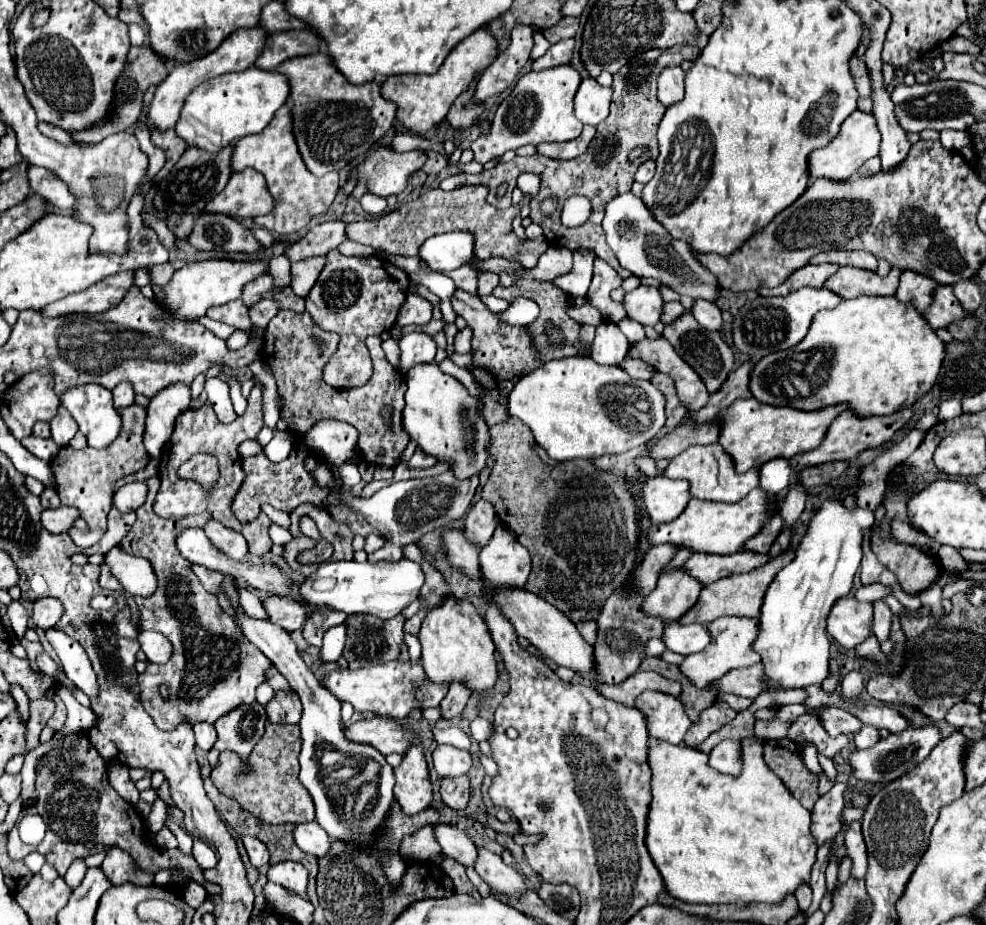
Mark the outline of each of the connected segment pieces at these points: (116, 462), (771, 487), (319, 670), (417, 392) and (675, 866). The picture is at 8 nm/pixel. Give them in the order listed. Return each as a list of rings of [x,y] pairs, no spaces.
[[[130,405],[130,407],[126,407],[126,409],[118,409],[118,415],[122,417],[122,429],[120,429],[116,441],[110,443],[110,447],[106,447],[106,449],[92,449],[92,447],[88,447],[88,449],[76,451],[76,449],[72,449],[72,447],[68,445],[68,447],[62,447],[62,449],[58,451],[58,455],[54,457],[54,461],[50,461],[50,467],[52,467],[52,473],[54,473],[54,481],[56,481],[56,493],[58,493],[60,501],[62,501],[64,505],[68,505],[68,507],[78,509],[78,511],[80,511],[80,517],[82,517],[82,519],[86,521],[86,525],[88,525],[86,531],[75,530],[74,533],[71,533],[74,528],[69,530],[69,534],[72,539],[74,539],[74,543],[76,543],[78,547],[84,547],[84,549],[86,549],[86,547],[92,547],[94,543],[98,543],[98,541],[102,539],[104,531],[106,531],[106,517],[108,517],[108,511],[110,511],[110,507],[112,507],[112,489],[114,489],[114,483],[116,483],[118,479],[126,477],[126,475],[132,475],[132,473],[144,469],[144,467],[148,465],[148,461],[150,461],[150,459],[148,459],[148,453],[146,453],[146,449],[144,449],[144,445],[142,445],[146,409],[142,409],[142,407],[138,407],[138,405]]]
[[[776,457],[774,461],[762,465],[760,469],[760,487],[770,495],[778,495],[780,491],[784,491],[790,485],[790,479],[792,479],[790,461],[786,461],[784,457]]]
[[[311,646],[309,647],[309,655],[307,652],[299,653],[318,680],[322,680],[326,674],[339,668],[337,662],[323,665],[319,660],[320,650],[319,647]]]
[[[436,363],[416,365],[406,373],[406,383],[408,391],[402,423],[410,433],[410,439],[414,439],[422,451],[438,457],[438,461],[450,463],[458,479],[468,479],[480,473],[488,459],[486,445],[490,437],[486,421],[476,415],[478,401],[470,397],[466,387],[452,375],[442,373]]]
[[[648,735],[648,765],[652,769],[652,801],[646,817],[646,849],[660,871],[666,891],[672,893],[674,899],[680,899],[684,903],[738,903],[746,905],[750,901],[766,901],[766,903],[778,903],[784,895],[794,893],[796,887],[802,881],[810,881],[810,869],[816,861],[816,845],[810,835],[810,811],[804,809],[796,797],[790,795],[788,789],[784,789],[782,781],[764,765],[762,759],[762,741],[756,737],[744,739],[744,751],[742,751],[742,771],[738,775],[724,775],[718,773],[708,765],[708,755],[690,749],[686,745],[670,745],[668,741],[658,741],[656,737]]]

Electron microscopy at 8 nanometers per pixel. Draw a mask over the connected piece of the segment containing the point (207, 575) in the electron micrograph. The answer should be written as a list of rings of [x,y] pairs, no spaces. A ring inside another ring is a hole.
[[[196,563],[192,565],[192,569],[194,569],[194,573],[198,575],[198,579],[202,581],[202,585],[206,587],[206,591],[214,593],[214,595],[218,597],[220,605],[224,607],[224,611],[230,615],[230,607],[228,607],[228,601],[226,601],[226,599],[224,599],[224,595],[220,593],[220,581],[222,581],[220,573],[218,573],[218,571],[212,571],[212,569],[204,567],[204,565],[196,565]]]

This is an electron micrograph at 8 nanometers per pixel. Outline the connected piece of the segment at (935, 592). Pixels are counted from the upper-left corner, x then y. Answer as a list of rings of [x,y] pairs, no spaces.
[[[930,585],[930,589],[926,589],[926,593],[920,593],[920,601],[922,607],[930,609],[932,617],[946,617],[946,611],[942,607],[942,587],[940,585]]]

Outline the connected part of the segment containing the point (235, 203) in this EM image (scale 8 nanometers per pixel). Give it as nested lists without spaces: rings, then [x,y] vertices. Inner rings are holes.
[[[244,169],[242,173],[232,173],[228,185],[218,193],[208,205],[210,213],[224,213],[230,217],[256,217],[266,215],[274,209],[274,197],[262,181],[262,173]]]

